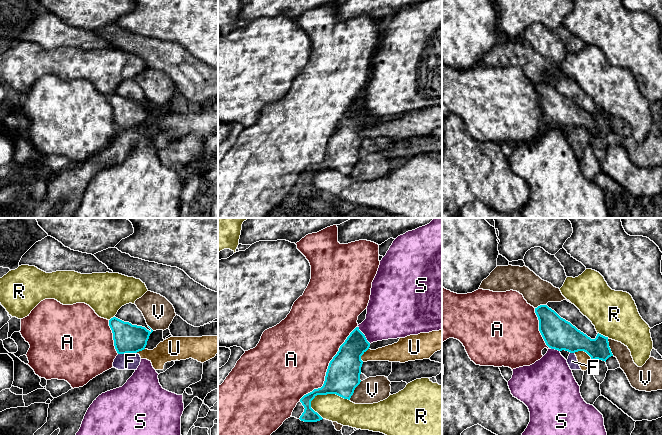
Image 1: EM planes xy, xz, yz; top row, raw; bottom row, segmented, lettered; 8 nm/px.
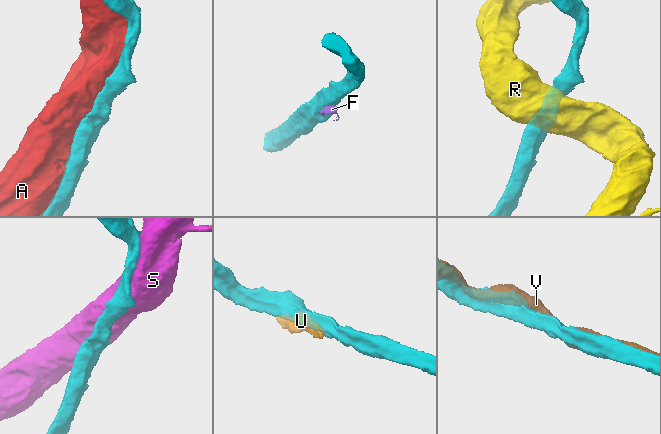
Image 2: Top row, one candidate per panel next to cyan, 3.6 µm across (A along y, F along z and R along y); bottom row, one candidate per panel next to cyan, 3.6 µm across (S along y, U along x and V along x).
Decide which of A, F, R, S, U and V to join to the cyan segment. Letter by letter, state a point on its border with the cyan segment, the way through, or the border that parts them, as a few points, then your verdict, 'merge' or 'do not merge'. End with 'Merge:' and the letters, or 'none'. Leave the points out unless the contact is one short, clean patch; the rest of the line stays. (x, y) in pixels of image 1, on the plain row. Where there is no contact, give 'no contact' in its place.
A: contact xz (328, 143); do not merge
F: contact xy (126, 128); border xy (135, 128), (118, 130); do not merge
R: contact xz (327, 169); do not merge
S: contact xz (364, 111); do not merge
U: contact yz (583, 126); border yz (574, 128), (584, 127), (592, 135); do not merge
V: contact xz (354, 165); do not merge
Merge: none

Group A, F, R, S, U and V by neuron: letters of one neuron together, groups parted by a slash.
A / F U / R / S / V

